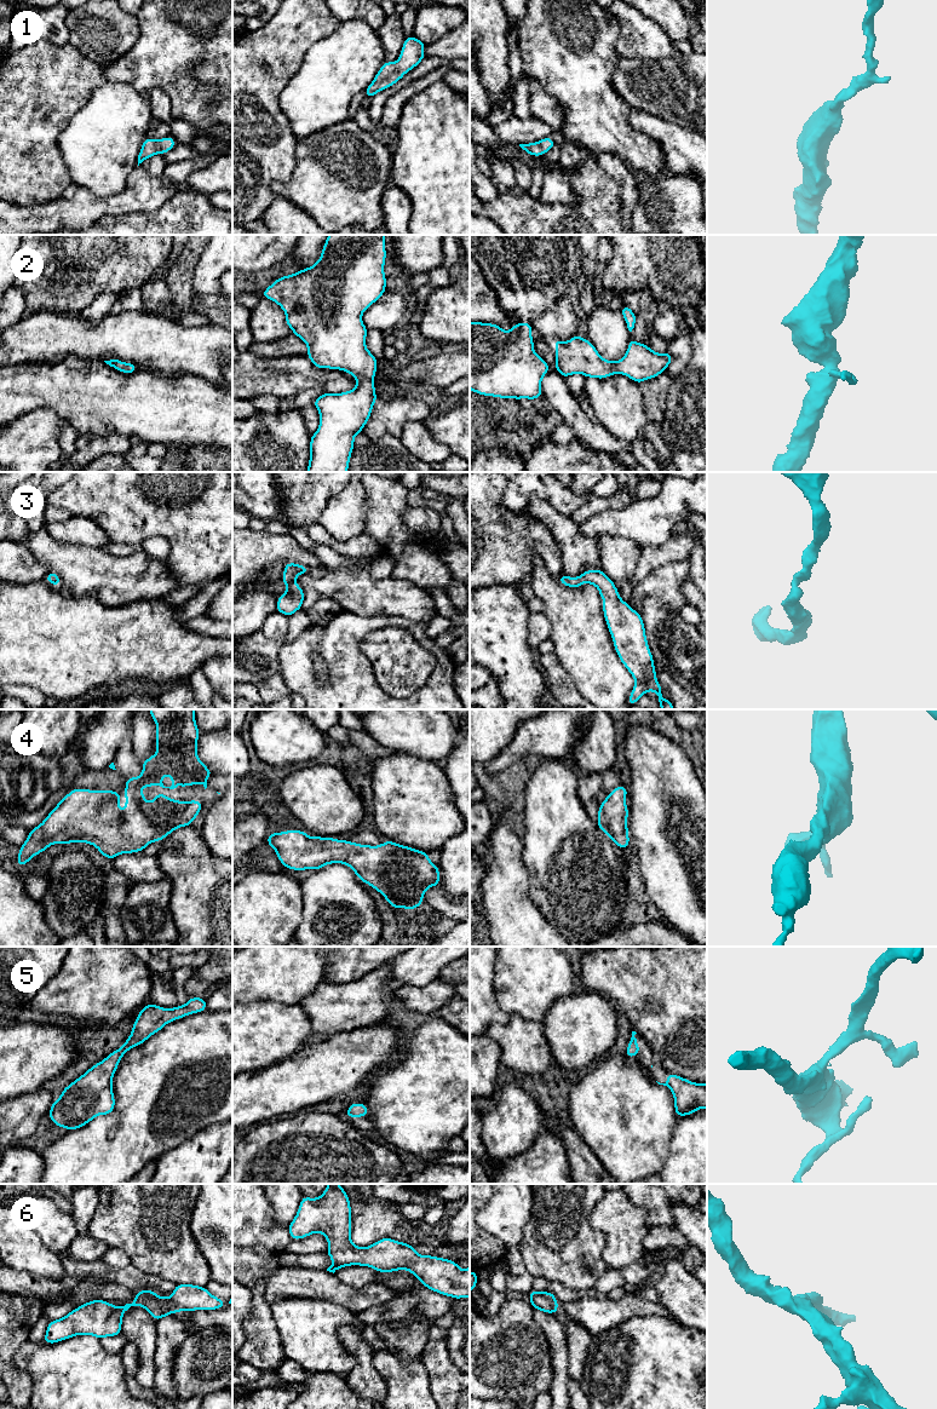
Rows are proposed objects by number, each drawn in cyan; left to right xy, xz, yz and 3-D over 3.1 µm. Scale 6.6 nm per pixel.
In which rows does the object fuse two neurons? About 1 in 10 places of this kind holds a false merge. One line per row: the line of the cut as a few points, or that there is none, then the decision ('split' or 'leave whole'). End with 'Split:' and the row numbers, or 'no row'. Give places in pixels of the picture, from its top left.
1: cut none; leave whole
2: cut none; leave whole
3: cut none; leave whole
4: cut none; leave whole
5: cut none; leave whole
6: cut none; leave whole
Split: no row

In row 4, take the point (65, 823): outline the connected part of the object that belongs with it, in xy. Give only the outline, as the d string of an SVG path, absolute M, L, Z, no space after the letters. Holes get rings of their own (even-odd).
M149 709L151 718L156 723L156 747L157 752L149 759L142 763L143 771L139 777L126 778L126 806L122 812L119 806L119 799L121 792L111 792L110 789L80 789L74 788L69 792L47 815L41 824L30 829L29 836L19 846L19 853L17 857L17 865L24 867L34 856L44 852L53 844L68 845L69 842L85 842L91 844L98 849L98 851L108 859L114 859L121 853L134 853L143 851L149 844L154 841L161 841L177 828L191 826L194 819L199 816L202 803L199 800L179 801L169 799L166 794L155 794L154 800L148 803L145 795L140 792L143 787L153 787L159 784L162 788L174 789L179 784L180 787L189 787L192 784L202 783L205 789L207 788L207 778L213 775L197 755L197 740L200 730L195 721L195 709ZM165 775L172 777L172 786L165 787L162 778Z

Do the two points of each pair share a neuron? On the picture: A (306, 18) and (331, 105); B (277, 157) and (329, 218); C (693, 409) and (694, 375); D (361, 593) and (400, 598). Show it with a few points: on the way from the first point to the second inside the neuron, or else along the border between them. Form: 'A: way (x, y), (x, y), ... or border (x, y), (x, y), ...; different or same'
A: border (338, 27), (310, 47), (300, 68); different
B: border (297, 147), (292, 174), (270, 185), (276, 196); different
C: way (694, 401), (694, 384); same
D: way (371, 597), (390, 597); same

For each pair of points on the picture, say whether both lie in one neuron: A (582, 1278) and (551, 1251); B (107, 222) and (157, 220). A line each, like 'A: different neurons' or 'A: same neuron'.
A: same neuron
B: same neuron

